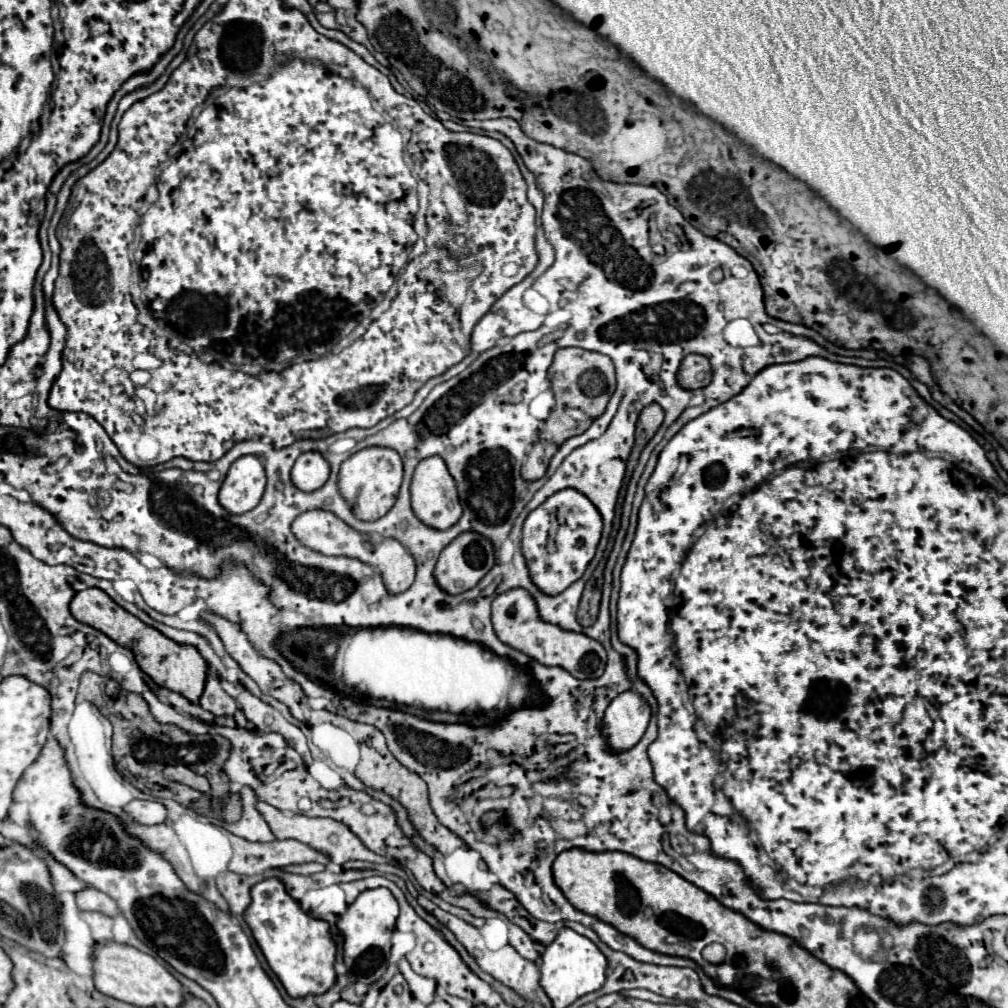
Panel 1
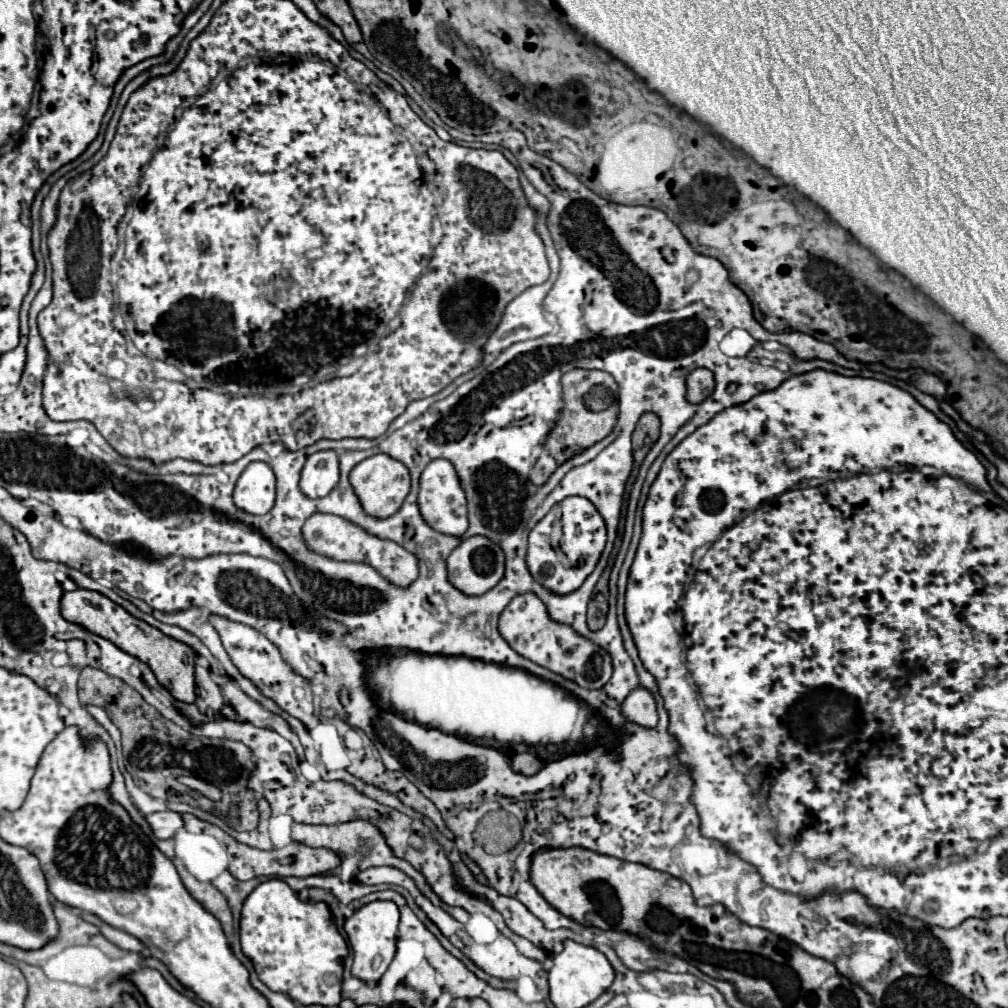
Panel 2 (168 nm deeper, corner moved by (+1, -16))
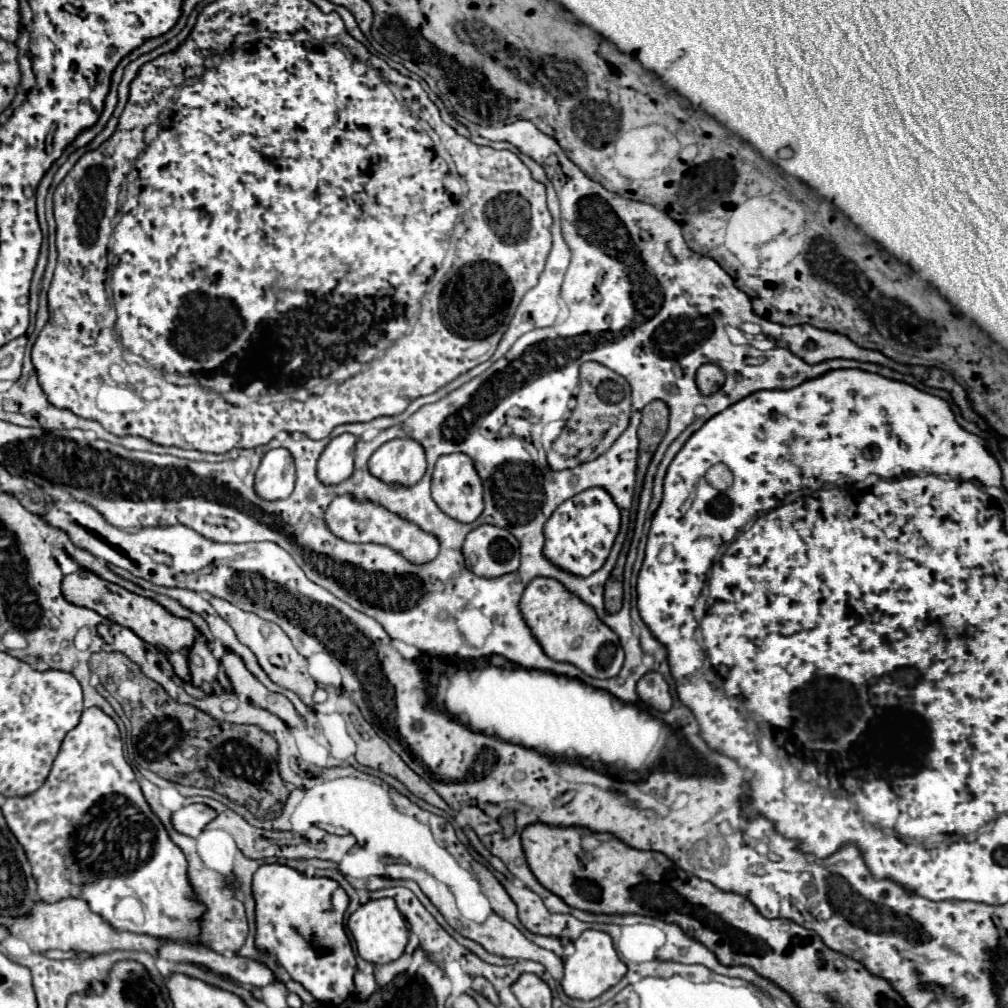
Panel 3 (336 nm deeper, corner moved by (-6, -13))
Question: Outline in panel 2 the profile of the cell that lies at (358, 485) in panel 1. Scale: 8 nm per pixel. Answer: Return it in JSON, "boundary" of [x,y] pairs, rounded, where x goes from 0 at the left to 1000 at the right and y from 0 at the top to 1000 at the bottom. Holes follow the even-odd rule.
{"boundary":[[[372,450],[372,452],[356,458],[348,466],[346,478],[350,482],[350,488],[354,488],[362,508],[366,508],[366,512],[374,512],[374,514],[390,512],[398,504],[398,500],[406,488],[406,482],[408,482],[406,466],[398,458],[386,454],[384,450]]]}

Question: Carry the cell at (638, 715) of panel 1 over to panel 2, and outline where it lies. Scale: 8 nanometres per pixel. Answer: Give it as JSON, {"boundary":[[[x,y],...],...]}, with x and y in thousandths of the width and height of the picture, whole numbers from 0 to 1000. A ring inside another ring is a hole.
{"boundary":[[[630,683],[618,696],[616,706],[622,716],[628,716],[638,722],[650,722],[652,720],[652,702],[648,690],[640,683]]]}

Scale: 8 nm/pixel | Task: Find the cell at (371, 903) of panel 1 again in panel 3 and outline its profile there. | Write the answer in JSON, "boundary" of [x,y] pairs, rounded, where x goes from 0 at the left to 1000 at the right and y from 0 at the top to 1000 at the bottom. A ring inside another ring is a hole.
{"boundary":[[[373,892],[357,898],[345,912],[345,922],[353,932],[355,947],[371,957],[381,957],[395,951],[405,936],[405,916],[389,892]]]}

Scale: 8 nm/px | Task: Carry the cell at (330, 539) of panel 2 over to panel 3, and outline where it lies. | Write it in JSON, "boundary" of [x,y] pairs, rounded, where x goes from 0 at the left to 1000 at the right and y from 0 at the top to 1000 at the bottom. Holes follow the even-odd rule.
{"boundary":[[[345,489],[331,493],[327,503],[323,505],[323,519],[329,525],[329,529],[341,537],[347,537],[347,539],[379,539],[379,541],[385,541],[391,547],[399,549],[405,557],[415,559],[415,561],[429,557],[437,545],[437,539],[433,537],[433,533],[429,533],[429,529],[421,529],[421,525],[417,525],[413,519],[399,515],[397,511],[381,505],[377,499],[355,497],[353,493],[349,493]]]}

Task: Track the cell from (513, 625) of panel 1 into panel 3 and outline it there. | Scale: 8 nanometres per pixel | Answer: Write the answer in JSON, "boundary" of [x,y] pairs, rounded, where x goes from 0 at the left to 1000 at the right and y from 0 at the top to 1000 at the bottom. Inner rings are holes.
{"boundary":[[[532,572],[522,582],[516,596],[516,604],[546,654],[567,658],[585,672],[593,674],[611,672],[617,664],[619,646],[613,630],[591,612],[585,600],[565,588],[556,576],[546,572]]]}

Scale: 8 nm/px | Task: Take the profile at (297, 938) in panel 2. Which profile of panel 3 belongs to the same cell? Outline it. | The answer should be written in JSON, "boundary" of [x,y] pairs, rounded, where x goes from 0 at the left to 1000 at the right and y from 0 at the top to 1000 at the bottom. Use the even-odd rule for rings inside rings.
{"boundary":[[[264,856],[252,866],[252,890],[254,890],[254,938],[274,949],[274,953],[288,965],[315,993],[337,997],[347,985],[351,985],[353,949],[347,932],[341,924],[341,906],[347,890],[335,874],[325,870],[304,870],[294,862],[278,856]]]}

